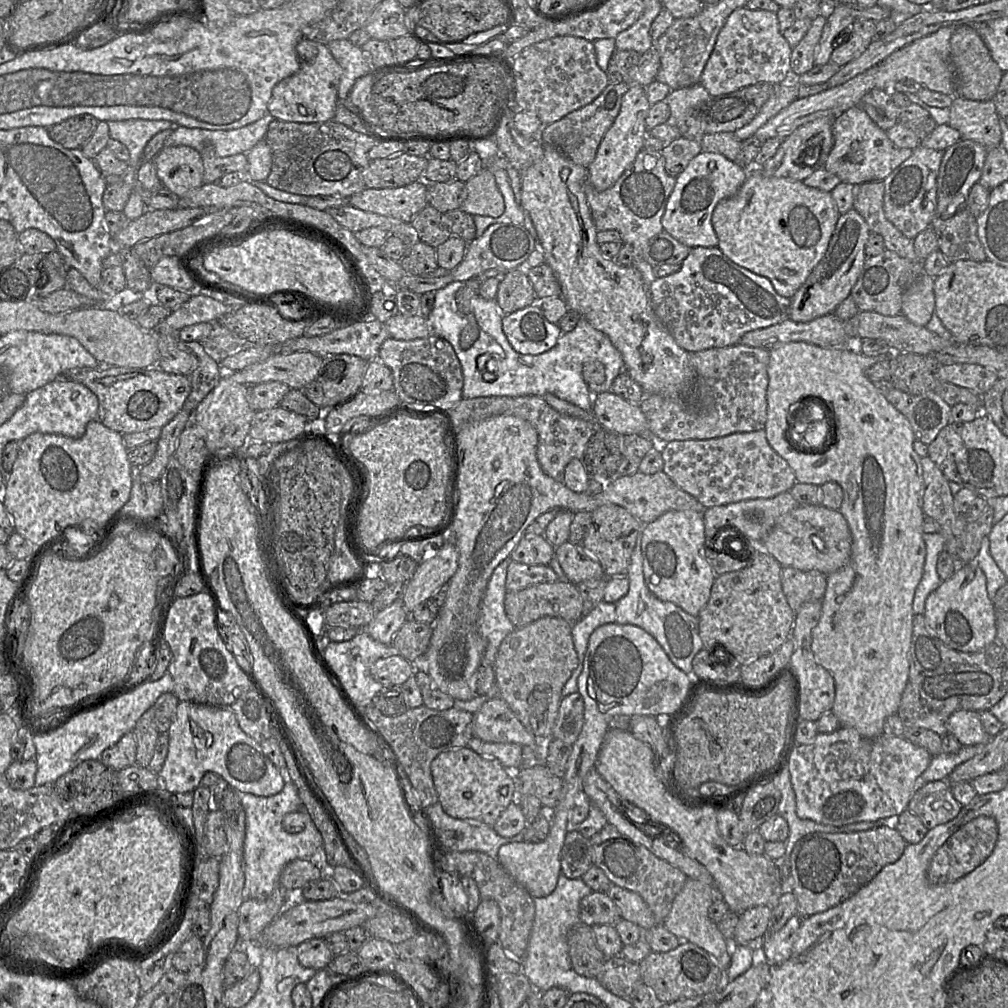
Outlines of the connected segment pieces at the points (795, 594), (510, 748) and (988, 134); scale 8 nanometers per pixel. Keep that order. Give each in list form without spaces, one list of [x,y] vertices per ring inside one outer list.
[[[782,567],[782,590],[795,613],[804,602],[823,599],[827,586],[826,576],[817,570],[802,571]]]
[[[473,737],[468,748],[477,754],[497,759],[510,771],[518,770],[523,760],[523,747],[516,743],[492,743]]]
[[[960,96],[953,98],[948,125],[956,129],[961,140],[973,140],[987,149],[1000,145],[1000,117],[993,100],[974,101]]]

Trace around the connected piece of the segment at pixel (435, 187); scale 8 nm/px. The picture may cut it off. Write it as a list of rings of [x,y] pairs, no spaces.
[[[457,179],[428,184],[427,203],[442,214],[459,209],[466,197],[466,184]]]

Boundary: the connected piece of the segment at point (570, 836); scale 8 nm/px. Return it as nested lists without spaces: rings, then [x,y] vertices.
[[[577,830],[566,833],[560,853],[561,873],[569,879],[581,878],[594,864],[590,840]]]

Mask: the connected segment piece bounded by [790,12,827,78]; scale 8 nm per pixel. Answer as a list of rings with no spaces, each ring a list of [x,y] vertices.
[[[826,12],[814,19],[805,36],[792,49],[790,56],[790,72],[792,78],[804,74],[815,66],[814,54],[826,19]]]

